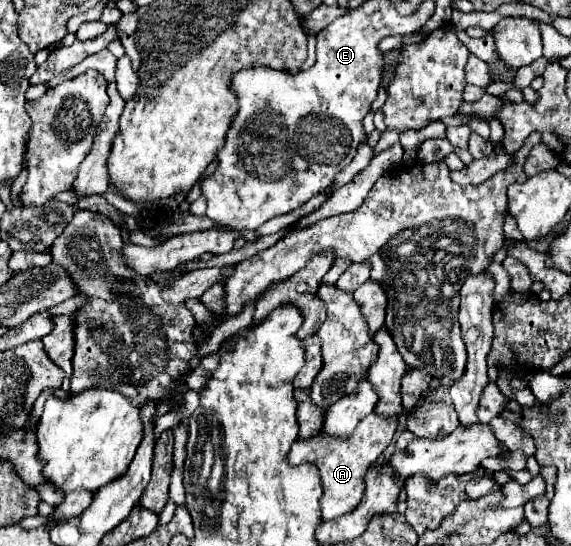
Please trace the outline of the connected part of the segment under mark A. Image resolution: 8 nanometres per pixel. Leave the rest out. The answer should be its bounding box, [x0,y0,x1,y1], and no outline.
[287,414,397,522]

